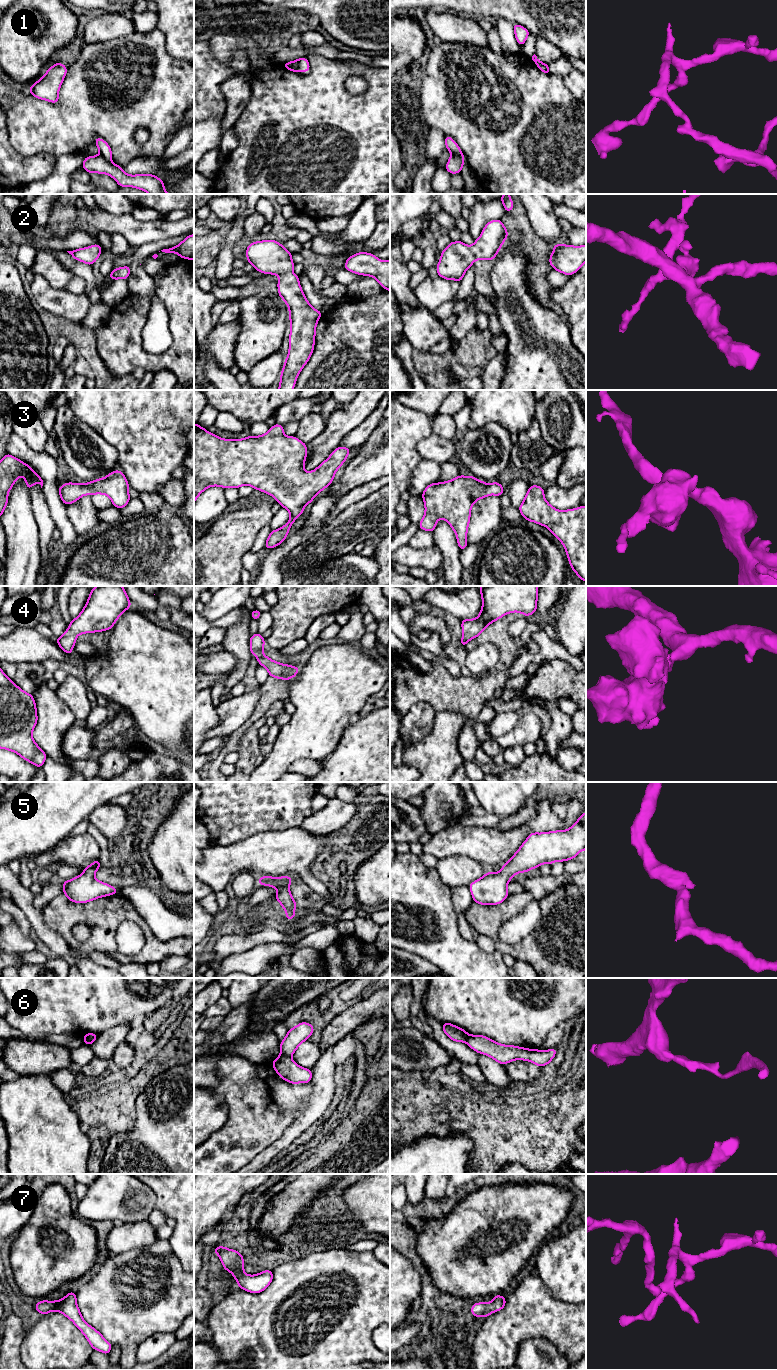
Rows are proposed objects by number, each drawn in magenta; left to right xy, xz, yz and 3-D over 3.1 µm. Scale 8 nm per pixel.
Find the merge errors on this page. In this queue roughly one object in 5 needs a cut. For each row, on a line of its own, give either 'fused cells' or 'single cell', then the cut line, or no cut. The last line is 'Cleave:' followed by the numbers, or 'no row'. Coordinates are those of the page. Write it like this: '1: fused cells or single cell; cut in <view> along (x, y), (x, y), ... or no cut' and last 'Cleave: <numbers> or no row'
1: fused cells; cut in yz along (451, 155), (463, 156)
2: single cell; no cut
3: single cell; no cut
4: single cell; no cut
5: single cell; no cut
6: fused cells; cut in xz along (281, 1053), (290, 1057)
7: single cell; no cut
Cleave: 1, 6

